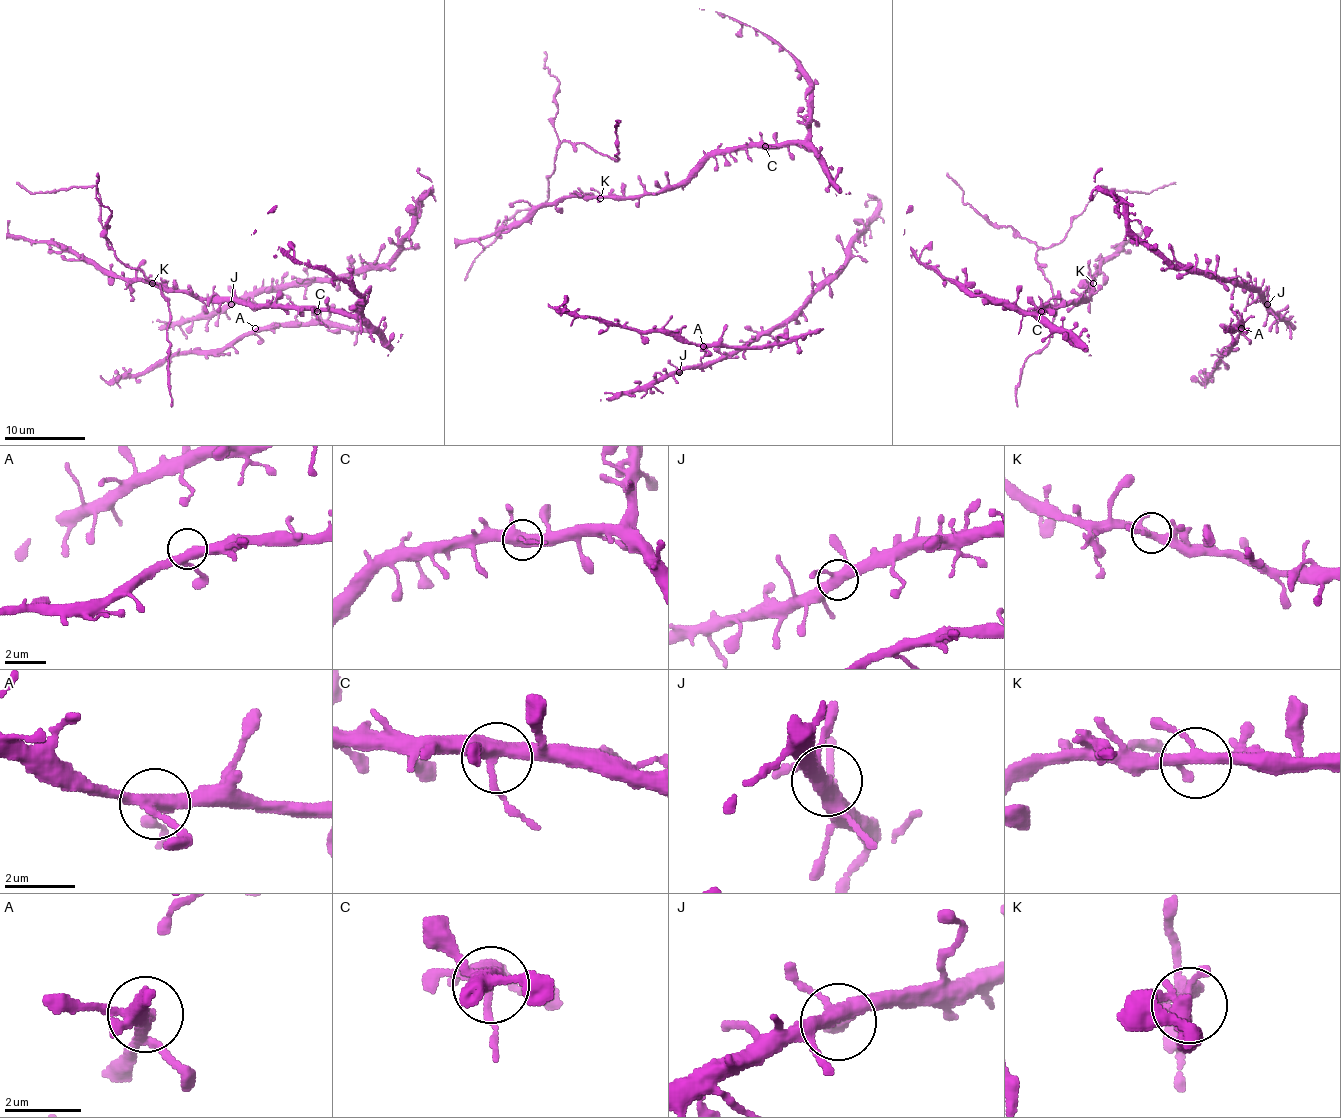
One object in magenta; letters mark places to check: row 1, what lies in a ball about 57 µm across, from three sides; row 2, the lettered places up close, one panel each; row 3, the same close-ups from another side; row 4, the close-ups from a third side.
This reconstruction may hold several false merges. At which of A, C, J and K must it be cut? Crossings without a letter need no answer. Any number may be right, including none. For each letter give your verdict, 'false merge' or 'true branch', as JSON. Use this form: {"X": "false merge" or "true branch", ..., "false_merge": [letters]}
{"A": "true branch", "C": "true branch", "J": "true branch", "K": "true branch", "false_merge": []}

